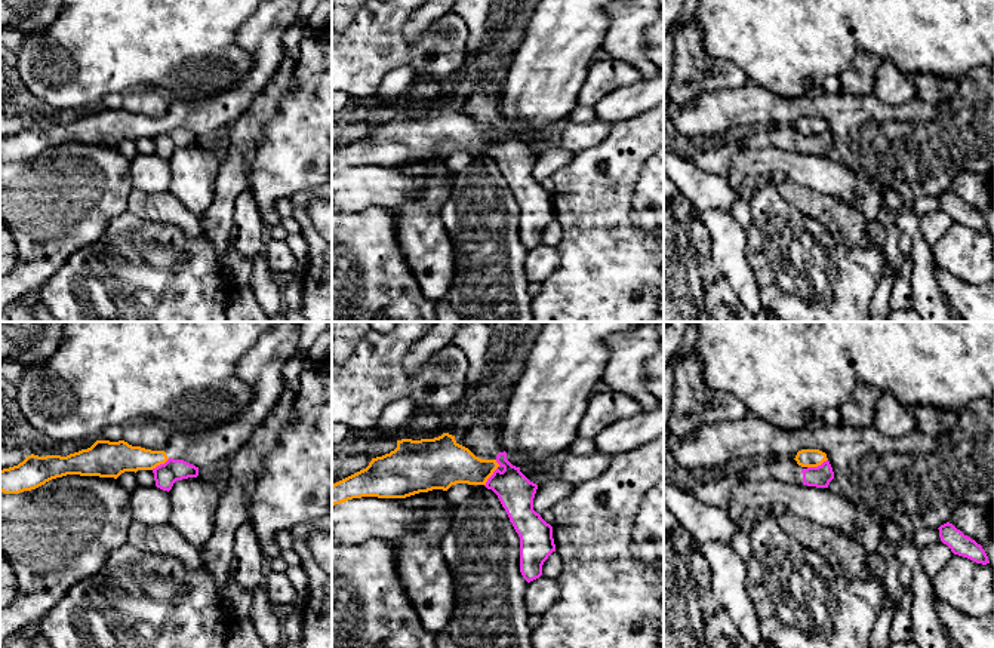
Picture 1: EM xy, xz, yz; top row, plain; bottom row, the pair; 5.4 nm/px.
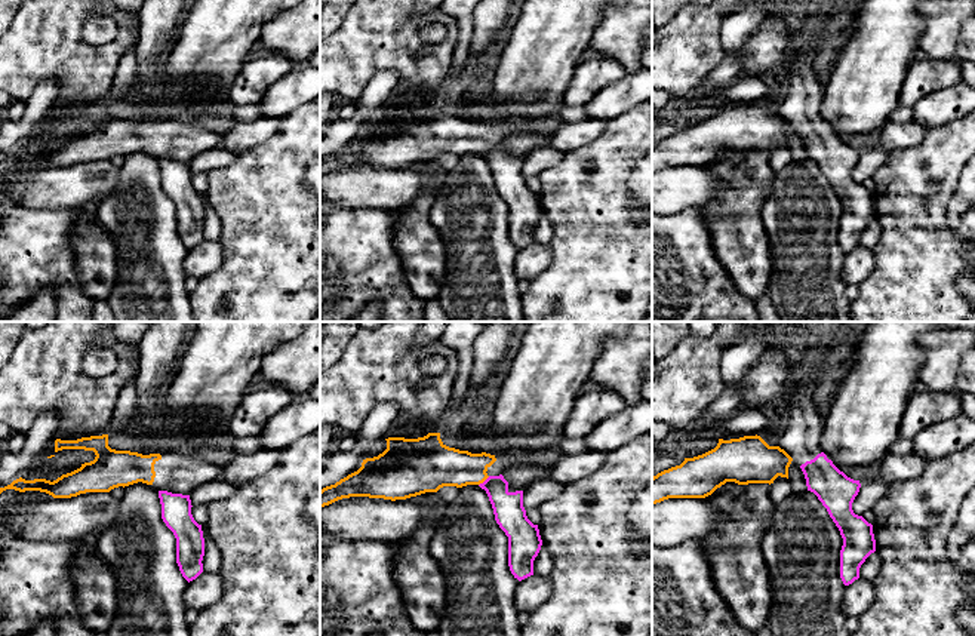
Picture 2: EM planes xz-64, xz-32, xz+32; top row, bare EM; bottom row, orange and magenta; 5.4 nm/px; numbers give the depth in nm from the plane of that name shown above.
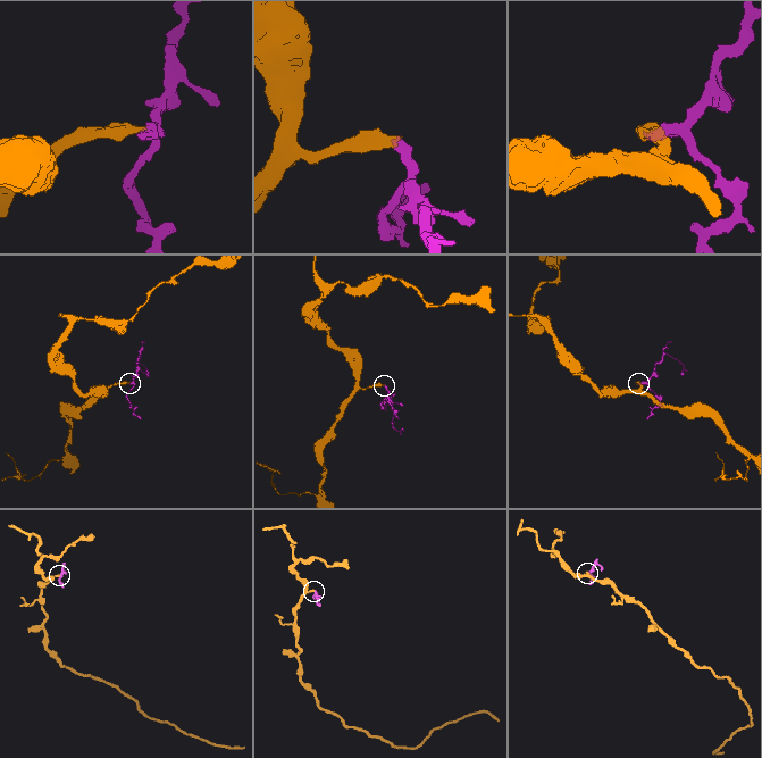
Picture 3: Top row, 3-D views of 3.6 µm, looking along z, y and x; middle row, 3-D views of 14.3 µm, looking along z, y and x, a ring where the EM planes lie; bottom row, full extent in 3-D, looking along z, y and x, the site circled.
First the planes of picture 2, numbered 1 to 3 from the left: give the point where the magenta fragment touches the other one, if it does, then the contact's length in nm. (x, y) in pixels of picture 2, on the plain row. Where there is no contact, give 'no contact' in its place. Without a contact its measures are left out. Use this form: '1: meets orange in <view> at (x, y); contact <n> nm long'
1: no contact
2: meets orange in xz-32 at (483, 148); contact 80 nm long
3: no contact

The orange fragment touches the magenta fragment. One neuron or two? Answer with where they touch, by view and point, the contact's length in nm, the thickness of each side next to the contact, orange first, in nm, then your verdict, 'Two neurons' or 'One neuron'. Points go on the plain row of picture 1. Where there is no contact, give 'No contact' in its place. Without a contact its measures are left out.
Touches orange at xz (492, 141). Shared border 160 nm. Thickness 240 nm (orange) against 200 nm. Two neurons

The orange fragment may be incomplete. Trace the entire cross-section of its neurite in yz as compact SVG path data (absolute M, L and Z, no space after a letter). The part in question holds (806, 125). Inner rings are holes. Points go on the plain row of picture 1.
M801 117L794 128L801 135L818 135L828 126L827 122L819 117Z

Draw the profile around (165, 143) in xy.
M169 126L164 132L153 136L156 154L163 159L170 159L176 148L197 145L199 135L184 129Z

